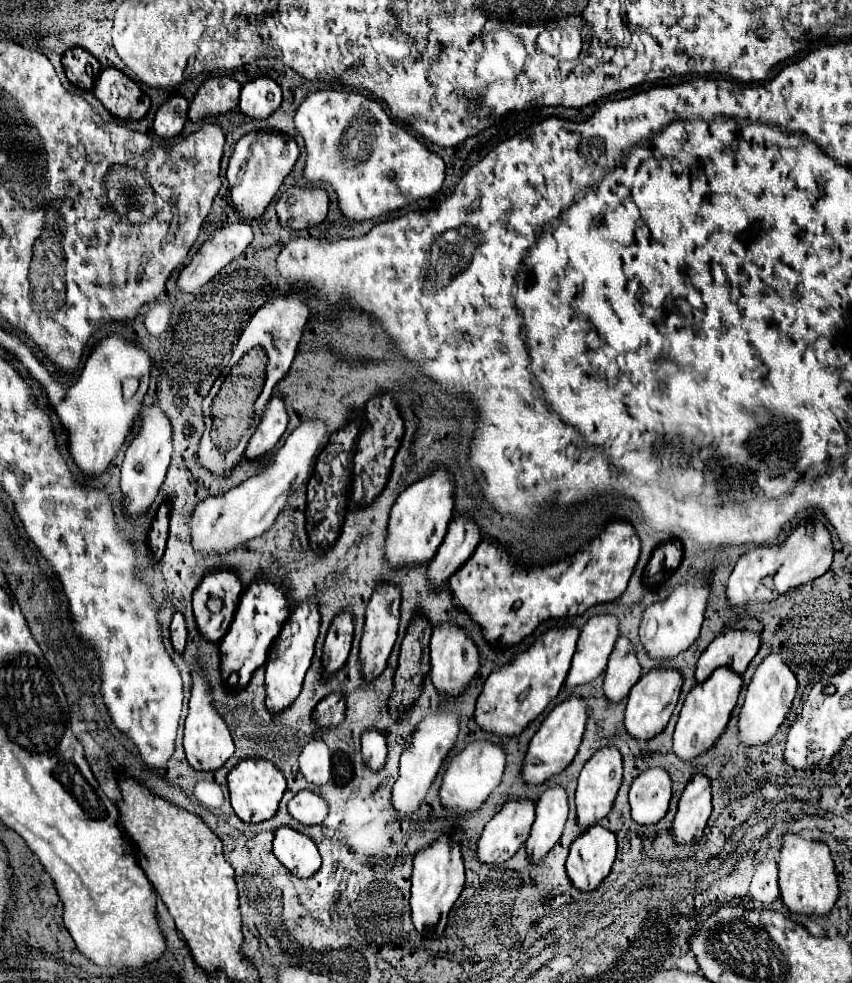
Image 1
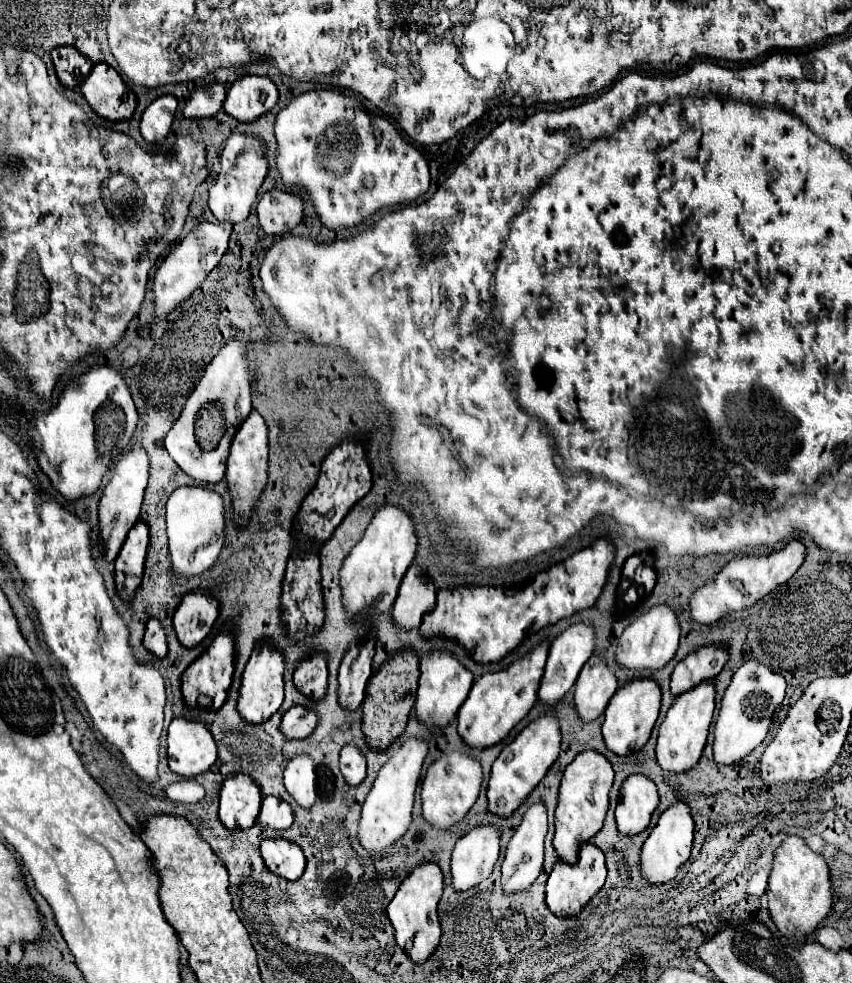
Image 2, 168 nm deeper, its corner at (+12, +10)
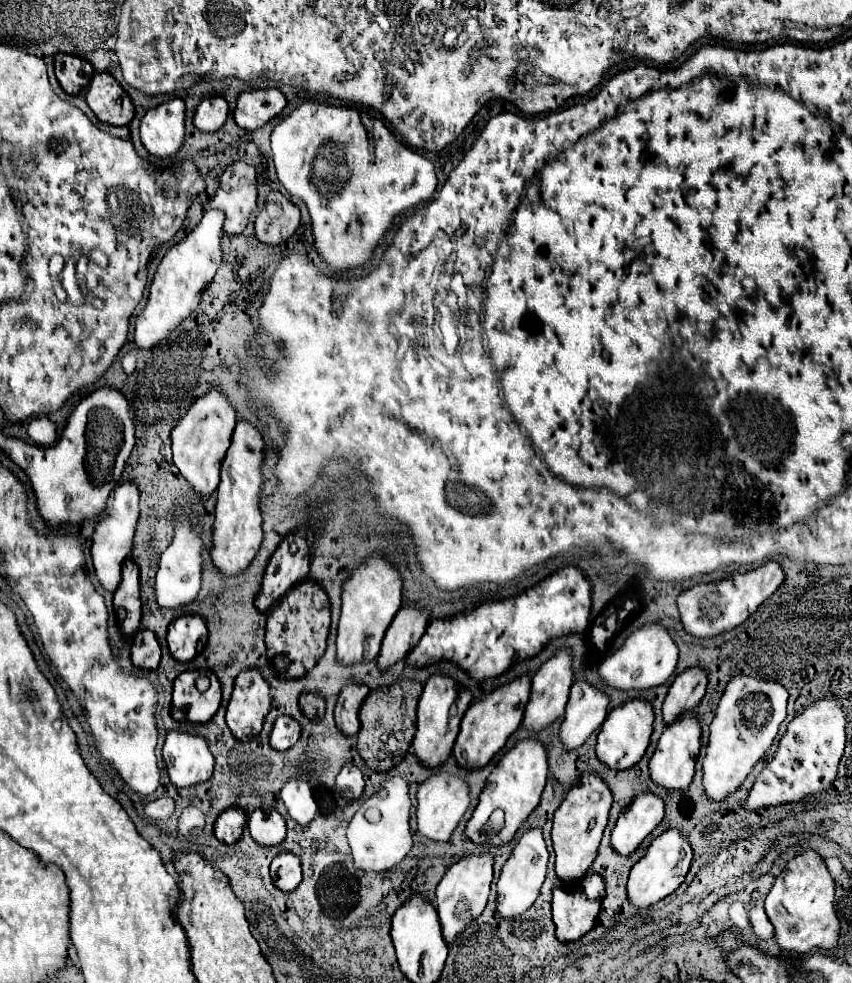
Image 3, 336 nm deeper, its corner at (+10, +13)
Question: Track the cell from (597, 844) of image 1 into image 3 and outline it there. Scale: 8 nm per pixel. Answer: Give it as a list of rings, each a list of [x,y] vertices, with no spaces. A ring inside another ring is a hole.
[[[587,875],[579,881],[579,885],[559,885],[559,889],[553,891],[555,935],[561,943],[577,941],[595,927],[603,901],[603,889],[603,877]]]

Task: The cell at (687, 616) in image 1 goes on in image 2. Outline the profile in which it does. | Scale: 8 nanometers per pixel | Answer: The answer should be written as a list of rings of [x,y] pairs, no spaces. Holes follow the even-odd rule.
[[[657,604],[647,608],[641,616],[637,616],[631,626],[625,628],[625,632],[619,638],[617,644],[617,662],[623,664],[625,668],[661,668],[665,666],[677,652],[679,646],[679,634],[681,634],[681,626],[679,626],[679,618],[677,612],[667,606],[667,604]]]

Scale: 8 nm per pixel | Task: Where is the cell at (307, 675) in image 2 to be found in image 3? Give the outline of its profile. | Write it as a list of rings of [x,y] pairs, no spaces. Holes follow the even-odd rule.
[[[303,693],[303,697],[299,699],[299,707],[311,721],[319,721],[325,715],[325,699],[319,693]]]

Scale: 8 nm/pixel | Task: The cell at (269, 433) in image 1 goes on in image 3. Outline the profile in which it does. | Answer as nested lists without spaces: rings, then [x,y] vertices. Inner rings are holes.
[[[239,421],[231,439],[231,447],[223,459],[221,467],[221,483],[217,487],[217,505],[215,505],[215,521],[213,521],[213,545],[211,545],[211,563],[213,567],[225,575],[239,575],[249,567],[253,557],[257,555],[263,531],[261,531],[261,511],[259,511],[259,493],[261,493],[261,465],[263,465],[263,437],[261,433],[247,421]]]

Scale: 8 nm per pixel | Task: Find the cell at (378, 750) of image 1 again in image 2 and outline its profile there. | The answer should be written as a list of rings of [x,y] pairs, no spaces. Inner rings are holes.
[[[347,744],[341,750],[341,772],[349,784],[361,784],[363,782],[365,766],[367,766],[365,754],[355,744]]]

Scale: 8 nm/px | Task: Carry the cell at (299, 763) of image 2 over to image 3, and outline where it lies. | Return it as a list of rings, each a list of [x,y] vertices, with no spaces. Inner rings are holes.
[[[289,781],[281,789],[281,799],[287,813],[299,825],[309,825],[317,813],[317,803],[313,799],[311,787],[303,787],[303,781]]]

